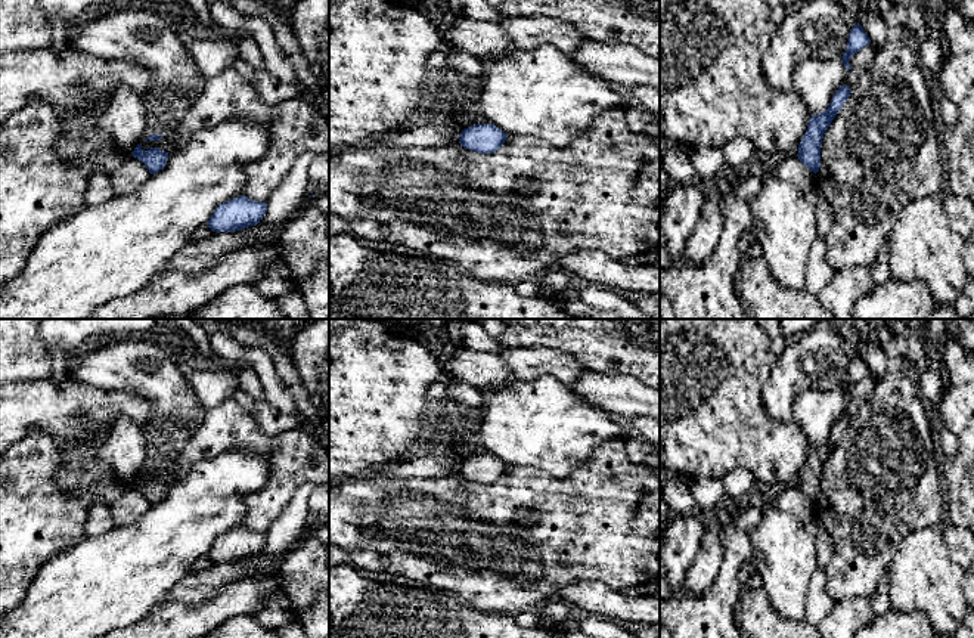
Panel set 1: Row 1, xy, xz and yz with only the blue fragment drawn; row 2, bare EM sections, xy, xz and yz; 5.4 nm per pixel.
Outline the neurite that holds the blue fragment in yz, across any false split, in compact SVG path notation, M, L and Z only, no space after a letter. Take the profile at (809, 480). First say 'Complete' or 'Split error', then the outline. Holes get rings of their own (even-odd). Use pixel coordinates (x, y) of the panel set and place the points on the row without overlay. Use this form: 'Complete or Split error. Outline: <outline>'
Complete. Outline: M843 415L832 427L826 442L812 446L807 461L798 476L798 490L815 505L821 499L821 477L822 470L835 446L841 442L849 430L852 419Z

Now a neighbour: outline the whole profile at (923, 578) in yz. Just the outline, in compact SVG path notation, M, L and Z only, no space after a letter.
M925 527L906 535L885 572L890 608L925 613L937 635L955 635L962 626L970 611L964 595L965 570L949 557L943 527Z

